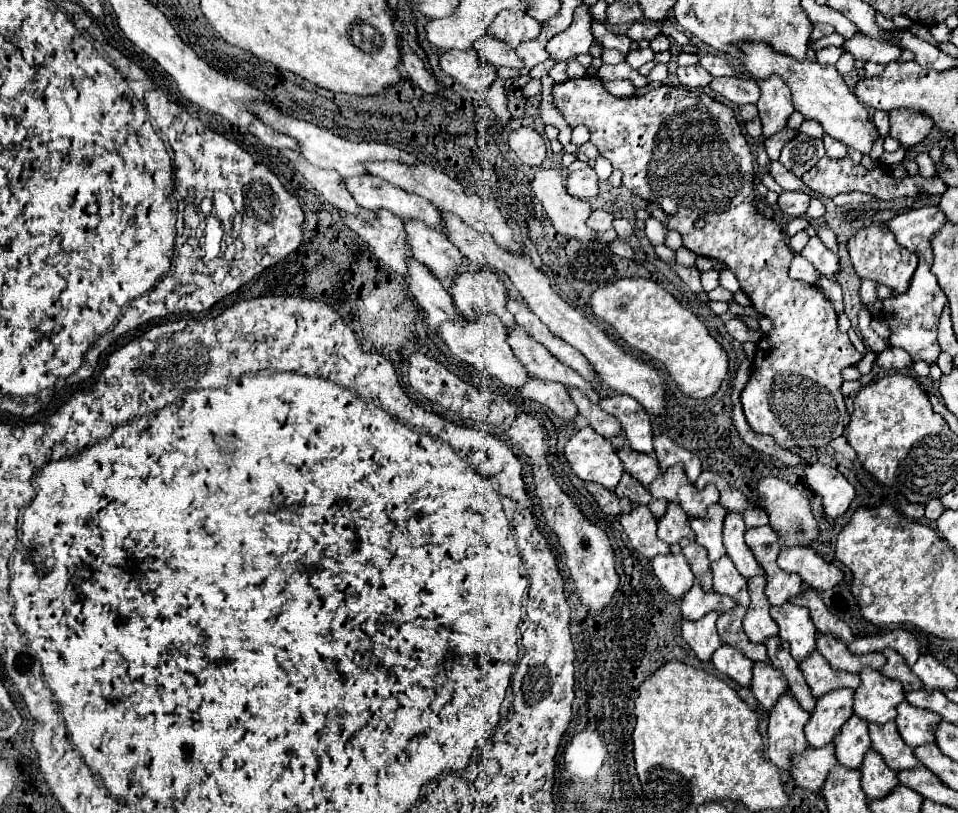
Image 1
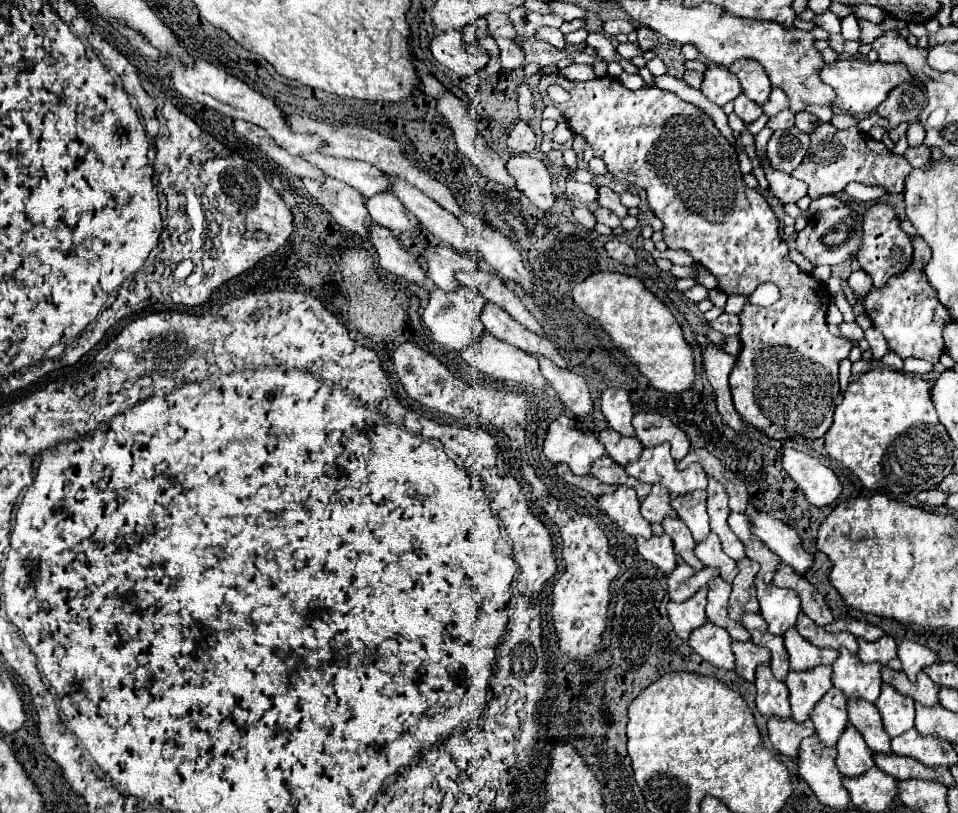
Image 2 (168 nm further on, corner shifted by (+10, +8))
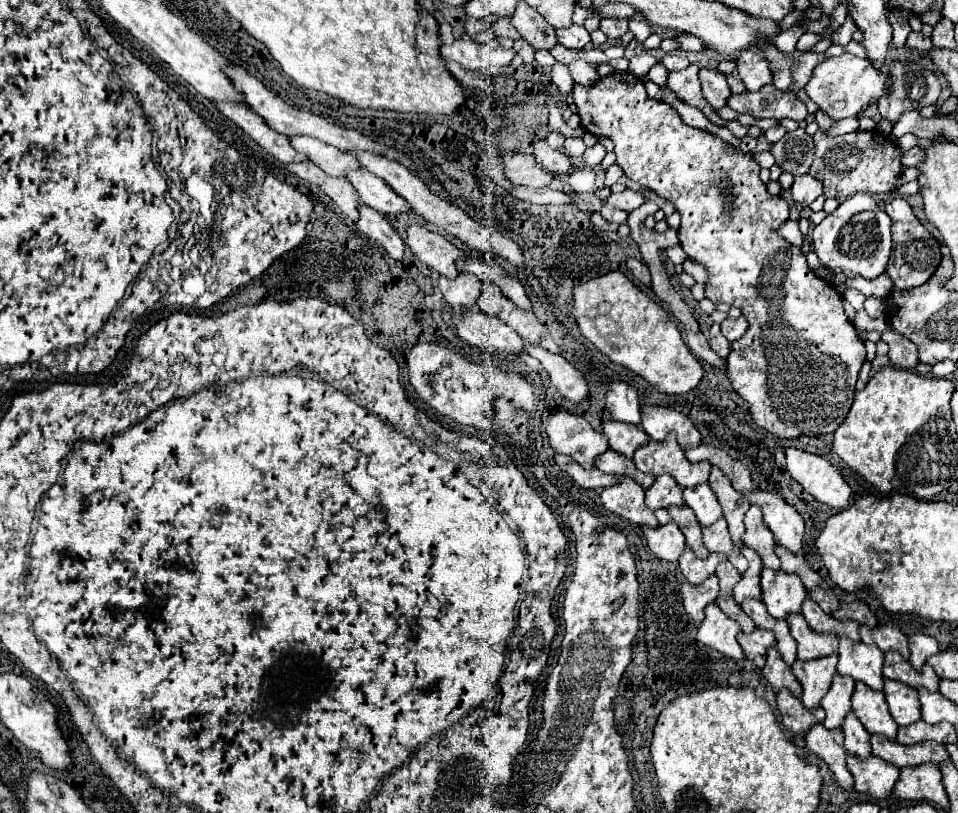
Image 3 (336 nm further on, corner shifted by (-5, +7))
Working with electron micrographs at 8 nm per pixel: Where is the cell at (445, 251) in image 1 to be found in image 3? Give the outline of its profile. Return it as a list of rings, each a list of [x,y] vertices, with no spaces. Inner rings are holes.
[[[355,170],[355,172],[347,174],[347,178],[355,186],[361,202],[367,204],[369,208],[377,210],[383,216],[393,218],[397,214],[409,214],[413,210],[409,206],[409,202],[399,198],[399,194],[395,194],[381,178],[377,178],[375,174],[371,174],[367,170]]]

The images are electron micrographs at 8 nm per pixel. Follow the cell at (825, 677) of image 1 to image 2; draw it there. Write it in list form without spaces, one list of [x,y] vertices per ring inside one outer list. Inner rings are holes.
[[[796,627],[788,629],[784,633],[784,645],[790,657],[790,669],[798,669],[798,671],[806,671],[818,665],[832,665],[836,661],[838,651],[836,649],[820,649],[816,645],[812,645],[810,641],[806,641]]]

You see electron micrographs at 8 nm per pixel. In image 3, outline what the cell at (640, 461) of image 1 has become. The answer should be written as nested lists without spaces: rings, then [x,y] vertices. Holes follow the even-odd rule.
[[[607,422],[603,426],[603,434],[607,434],[611,450],[623,454],[625,458],[633,458],[635,450],[651,440],[641,426],[627,426],[625,422]]]

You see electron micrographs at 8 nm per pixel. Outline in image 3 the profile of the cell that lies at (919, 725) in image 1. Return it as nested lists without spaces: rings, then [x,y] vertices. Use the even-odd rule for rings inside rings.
[[[887,678],[883,694],[887,698],[891,716],[897,722],[897,726],[903,728],[921,720],[921,704],[915,688]]]

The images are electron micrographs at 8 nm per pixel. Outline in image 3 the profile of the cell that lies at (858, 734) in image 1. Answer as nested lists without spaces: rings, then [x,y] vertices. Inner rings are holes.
[[[835,676],[831,690],[823,696],[821,706],[827,712],[827,718],[823,722],[823,726],[827,730],[835,730],[843,726],[845,716],[851,712],[851,696],[855,690],[855,680],[853,678],[843,678],[843,676]]]

